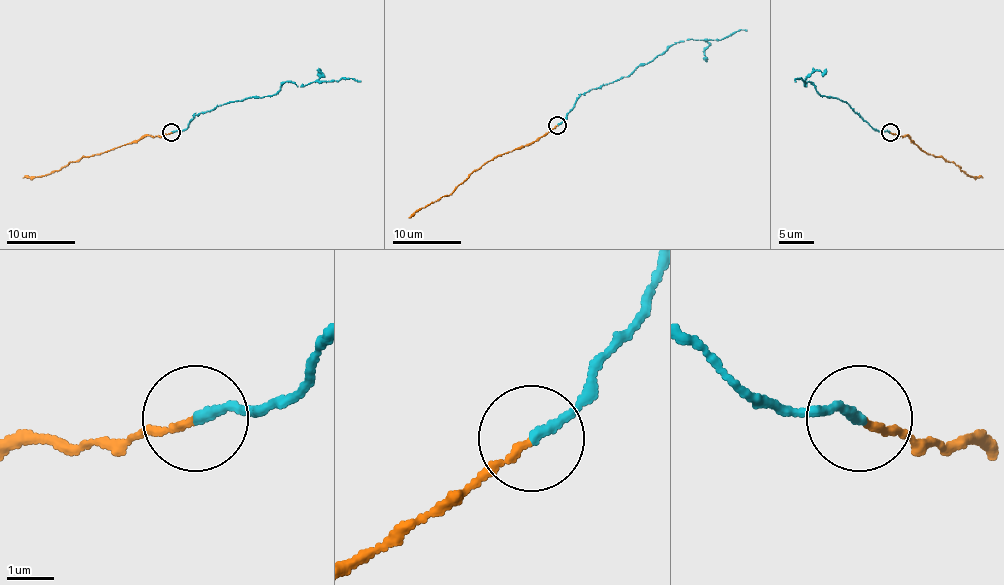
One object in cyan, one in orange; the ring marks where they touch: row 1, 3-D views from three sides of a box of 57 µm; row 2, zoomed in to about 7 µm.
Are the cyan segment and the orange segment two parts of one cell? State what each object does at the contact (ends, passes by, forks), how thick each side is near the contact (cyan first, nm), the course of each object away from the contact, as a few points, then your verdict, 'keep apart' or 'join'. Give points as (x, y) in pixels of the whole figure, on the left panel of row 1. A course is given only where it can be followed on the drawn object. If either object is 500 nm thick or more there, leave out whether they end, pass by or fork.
cyan ends; orange ends; calibres 200 and 130 nm; course cyan (172, 132), (184, 130), (196, 114), (228, 102), (271, 96), (285, 82), (301, 85), (352, 78), (361, 82); course orange (172, 132), (148, 135), (100, 154), (82, 156), (62, 169), (22, 178); join

